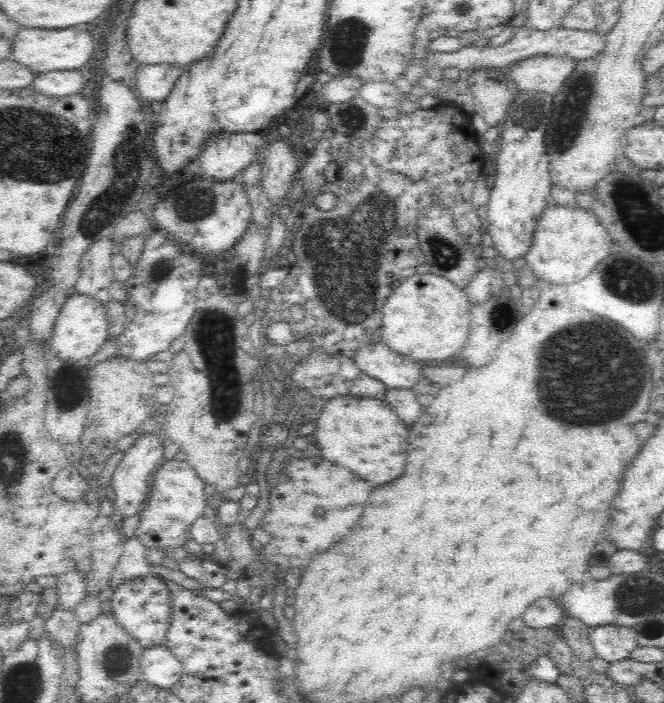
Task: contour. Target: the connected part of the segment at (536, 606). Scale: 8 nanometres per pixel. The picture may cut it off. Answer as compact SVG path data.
M536 600L522 613L521 619L533 629L558 628L563 618L564 610L560 607L557 600Z

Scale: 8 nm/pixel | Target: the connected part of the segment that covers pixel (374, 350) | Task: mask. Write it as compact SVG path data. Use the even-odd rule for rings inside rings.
M379 335L374 340L357 348L352 359L362 372L383 382L388 388L412 388L420 378L420 368L423 369L423 364L415 361L408 355L392 350L392 347L386 345Z

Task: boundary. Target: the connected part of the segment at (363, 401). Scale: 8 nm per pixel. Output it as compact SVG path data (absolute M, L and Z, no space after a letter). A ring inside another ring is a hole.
M364 395L332 397L326 402L315 422L316 428L309 440L309 444L312 444L310 452L322 452L324 460L340 464L340 466L352 470L354 474L358 474L360 478L364 478L368 482L376 482L376 484L396 480L402 474L404 462L406 462L406 448L408 448L408 432L406 432L404 424L398 420L398 416L382 399Z

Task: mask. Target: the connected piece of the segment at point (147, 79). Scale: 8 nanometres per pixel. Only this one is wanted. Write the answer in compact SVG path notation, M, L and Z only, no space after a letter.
M166 63L142 65L140 72L136 74L138 92L146 100L157 100L159 104L162 103L183 74L185 67Z

